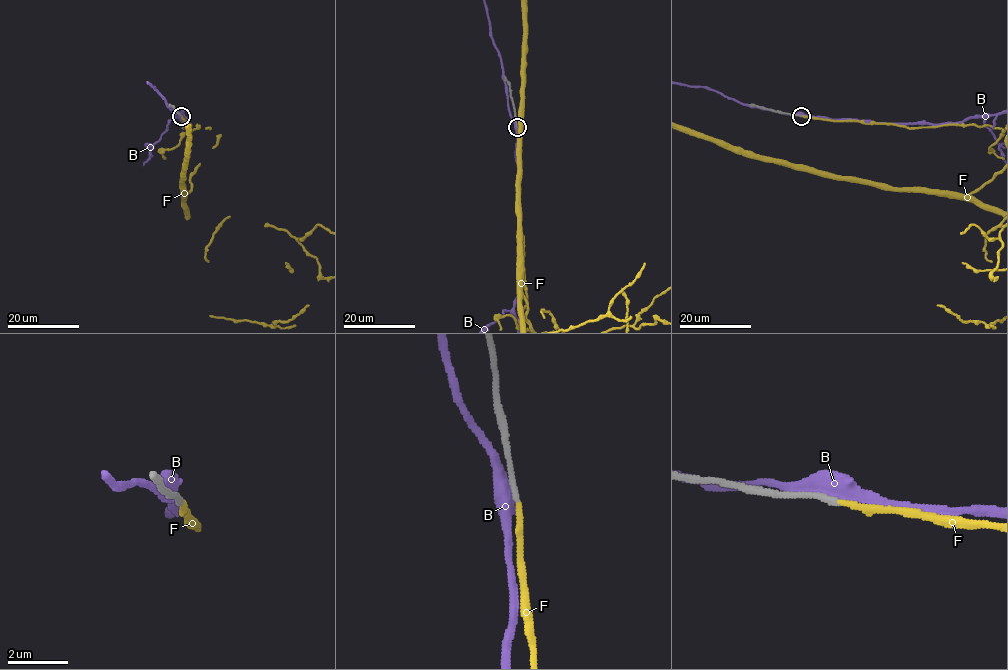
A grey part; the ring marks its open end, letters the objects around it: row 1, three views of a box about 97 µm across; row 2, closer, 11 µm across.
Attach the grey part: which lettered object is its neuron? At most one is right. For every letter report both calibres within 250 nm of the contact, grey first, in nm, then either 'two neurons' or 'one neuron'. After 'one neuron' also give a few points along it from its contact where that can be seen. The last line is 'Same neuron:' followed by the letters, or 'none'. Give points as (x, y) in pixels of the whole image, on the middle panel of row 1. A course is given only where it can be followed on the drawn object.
B: 240 nm thick on the grey side, 550 nm on the other; two neurons
F: 190 nm thick on the grey side, 180 nm on the other; one neuron
Same neuron: F

